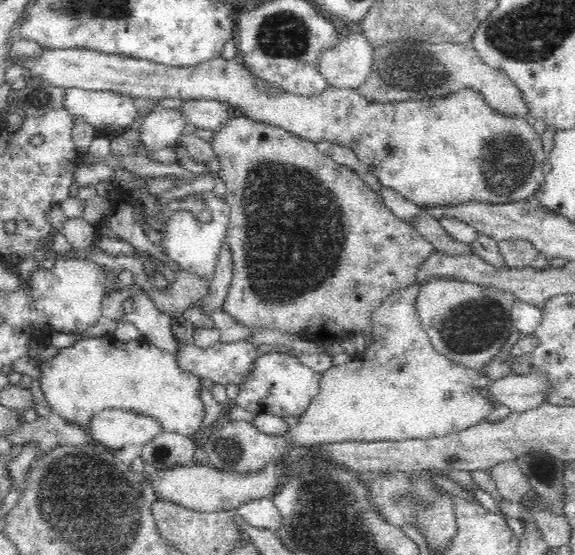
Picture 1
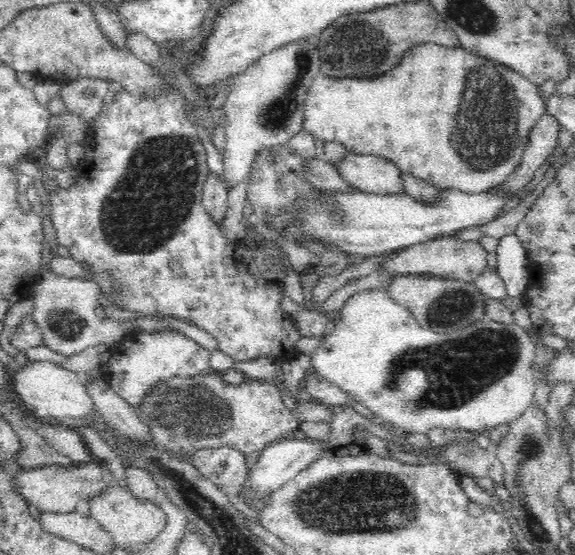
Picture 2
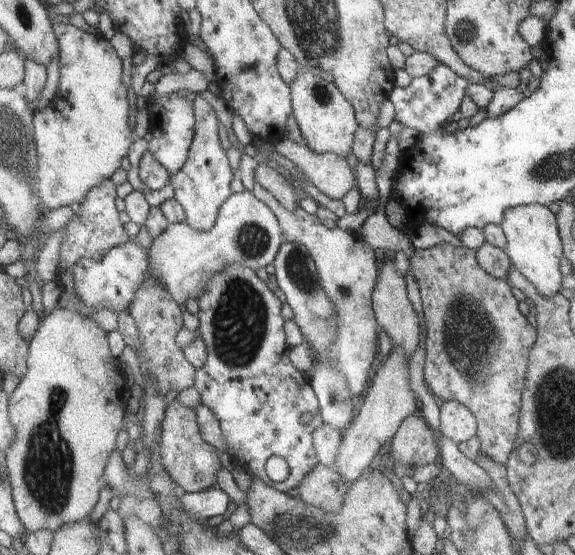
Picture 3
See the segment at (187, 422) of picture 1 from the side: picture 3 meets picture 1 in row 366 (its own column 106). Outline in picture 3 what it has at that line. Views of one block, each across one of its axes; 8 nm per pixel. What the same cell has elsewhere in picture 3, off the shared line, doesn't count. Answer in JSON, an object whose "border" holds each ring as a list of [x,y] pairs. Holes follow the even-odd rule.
{"border":[[[54,24],[54,36],[58,40],[59,91],[58,103],[33,114],[32,128],[38,154],[36,176],[32,178],[32,192],[40,202],[40,212],[45,213],[61,206],[82,204],[86,192],[98,188],[100,180],[111,179],[121,168],[122,158],[134,142],[134,132],[128,126],[129,102],[127,89],[122,84],[122,61],[110,41],[101,35],[93,35],[69,24]]]}

